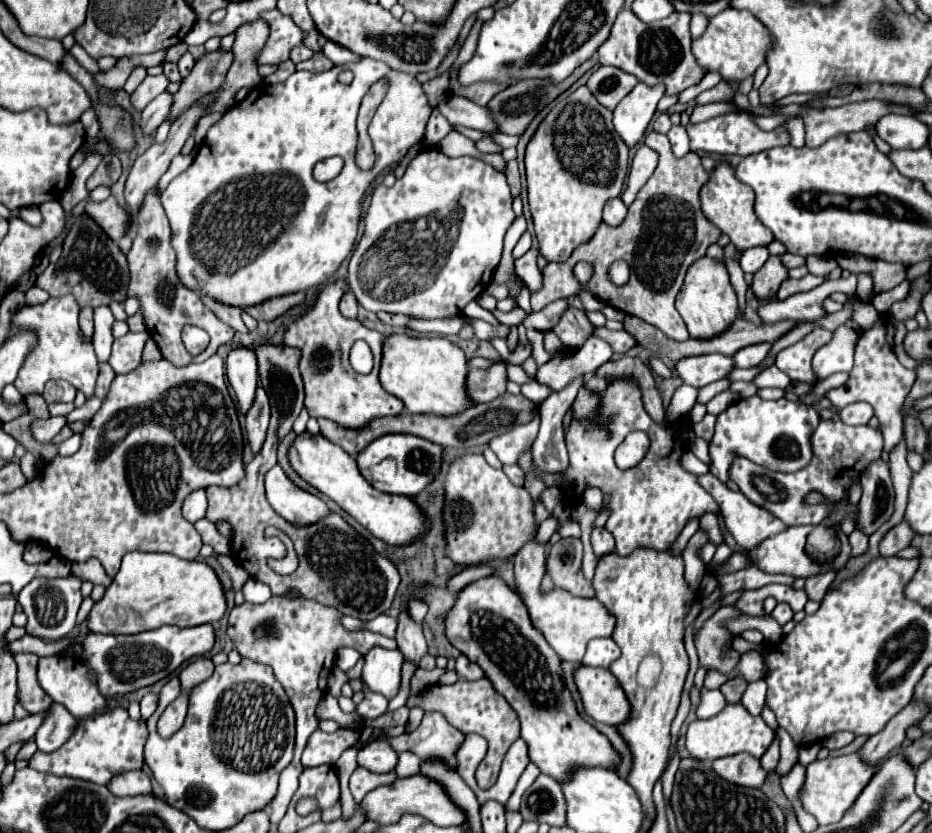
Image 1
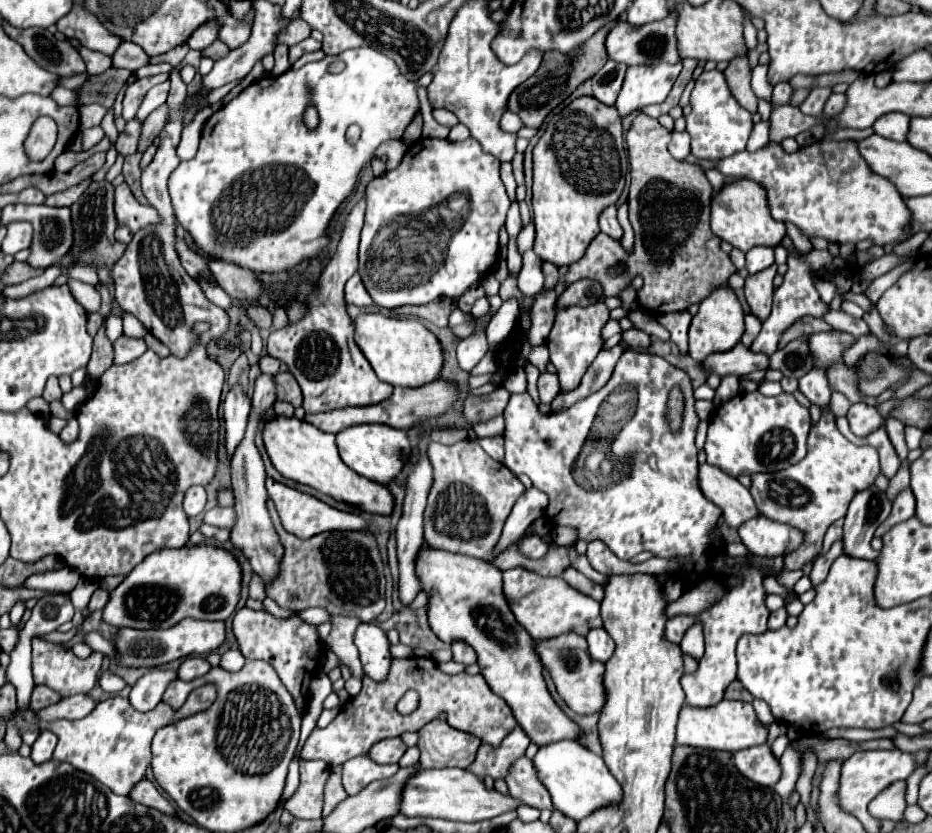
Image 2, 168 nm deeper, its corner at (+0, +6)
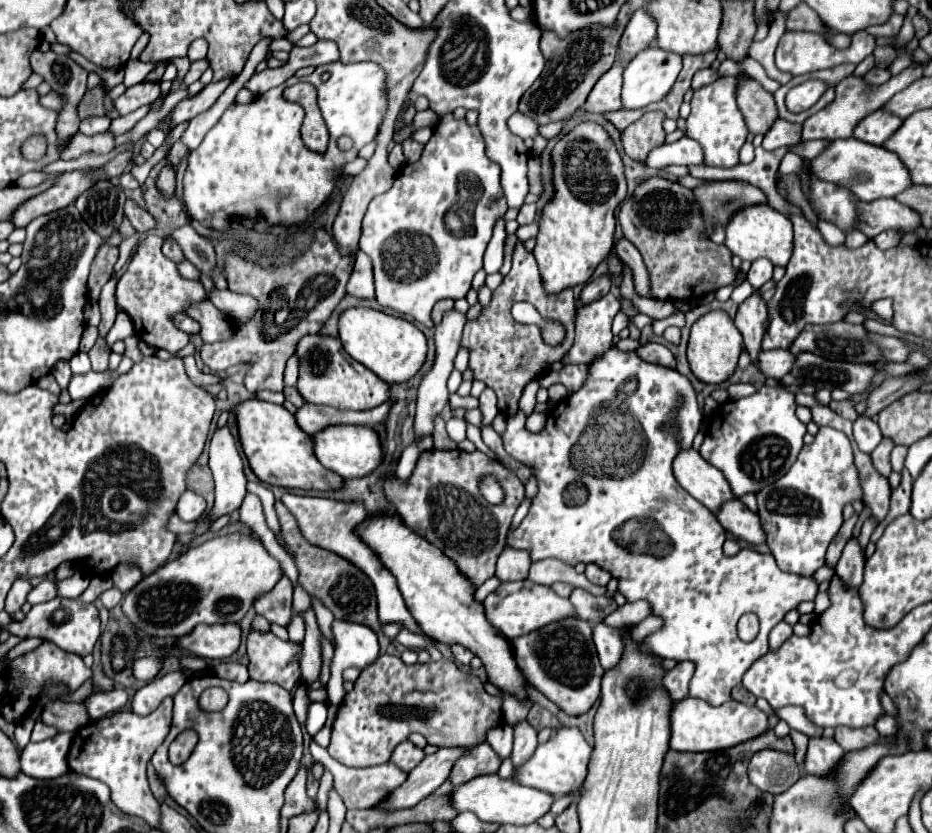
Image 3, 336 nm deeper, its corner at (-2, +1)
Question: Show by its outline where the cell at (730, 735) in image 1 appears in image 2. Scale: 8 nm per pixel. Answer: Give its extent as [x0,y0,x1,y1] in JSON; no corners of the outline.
[676,699,768,751]

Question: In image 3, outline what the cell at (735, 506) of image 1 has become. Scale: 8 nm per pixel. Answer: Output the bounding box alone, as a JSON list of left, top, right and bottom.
[672,448,734,512]

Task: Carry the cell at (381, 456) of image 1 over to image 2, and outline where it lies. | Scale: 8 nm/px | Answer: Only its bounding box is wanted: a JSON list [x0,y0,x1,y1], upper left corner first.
[336,423,412,483]

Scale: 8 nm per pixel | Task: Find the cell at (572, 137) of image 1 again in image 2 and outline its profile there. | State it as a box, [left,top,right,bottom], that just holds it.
[532,95,628,267]

